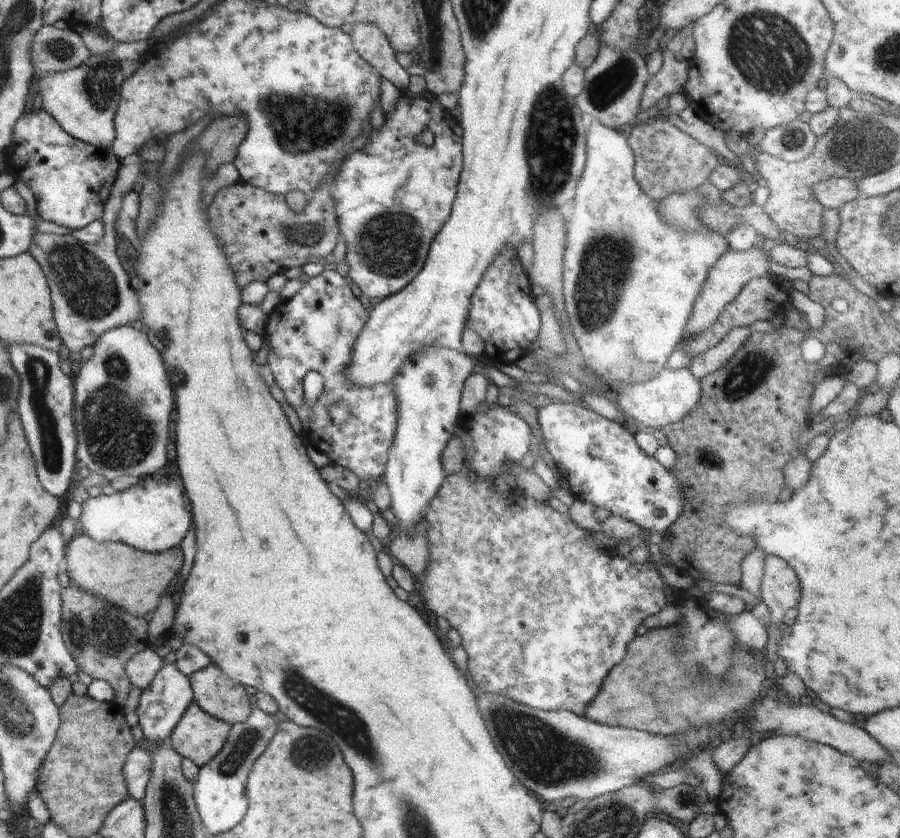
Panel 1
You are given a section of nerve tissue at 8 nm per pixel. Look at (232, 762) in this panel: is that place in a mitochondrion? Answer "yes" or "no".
yes

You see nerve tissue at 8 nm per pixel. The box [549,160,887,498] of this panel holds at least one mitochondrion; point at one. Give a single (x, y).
(606, 259)

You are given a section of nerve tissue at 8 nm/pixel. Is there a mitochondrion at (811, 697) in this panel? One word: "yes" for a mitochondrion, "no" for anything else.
no

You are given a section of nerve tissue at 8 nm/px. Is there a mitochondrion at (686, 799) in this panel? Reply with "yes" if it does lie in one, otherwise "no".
yes

